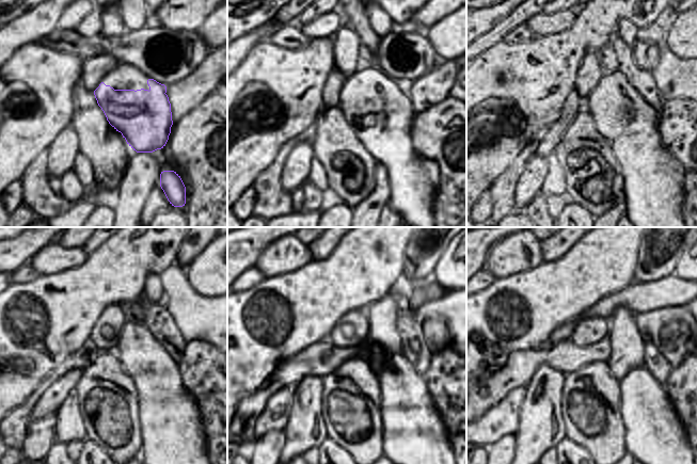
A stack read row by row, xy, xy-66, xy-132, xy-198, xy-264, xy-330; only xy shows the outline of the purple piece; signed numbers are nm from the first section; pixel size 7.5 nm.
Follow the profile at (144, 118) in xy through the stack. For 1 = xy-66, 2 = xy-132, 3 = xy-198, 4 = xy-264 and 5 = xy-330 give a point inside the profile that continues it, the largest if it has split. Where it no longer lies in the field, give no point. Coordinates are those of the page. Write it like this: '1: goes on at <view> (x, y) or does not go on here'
1: goes on at xy-66 (385, 130)
2: goes on at xy-132 (653, 178)
3: goes on at xy-198 (174, 444)
4: goes on at xy-264 (415, 442)
5: goes on at xy-330 (655, 438)

